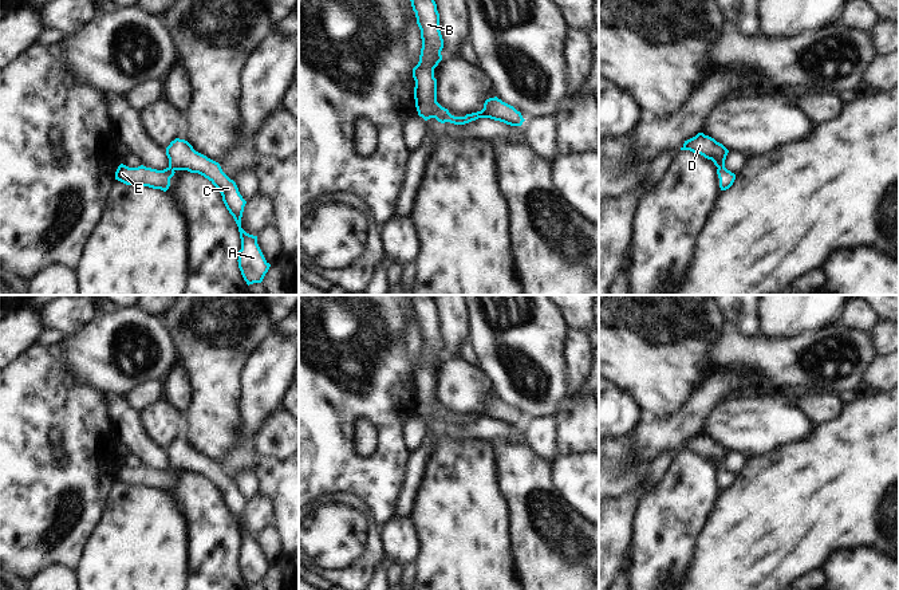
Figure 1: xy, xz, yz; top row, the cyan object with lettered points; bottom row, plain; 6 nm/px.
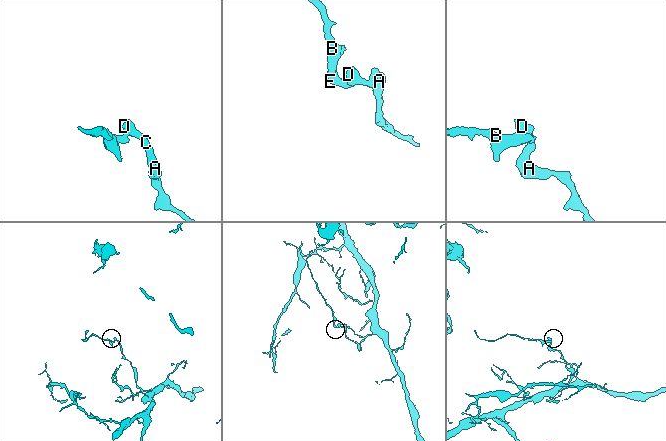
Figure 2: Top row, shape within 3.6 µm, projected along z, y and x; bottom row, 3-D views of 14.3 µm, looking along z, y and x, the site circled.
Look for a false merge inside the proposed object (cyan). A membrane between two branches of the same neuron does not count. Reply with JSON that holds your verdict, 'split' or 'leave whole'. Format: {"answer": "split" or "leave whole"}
{"answer": "leave whole"}

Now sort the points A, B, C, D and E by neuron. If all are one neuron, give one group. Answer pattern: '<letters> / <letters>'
A B C D E

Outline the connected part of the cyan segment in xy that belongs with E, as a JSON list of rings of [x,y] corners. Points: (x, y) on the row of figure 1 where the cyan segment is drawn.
[[[176,138],[166,148],[169,166],[163,170],[146,168],[129,168],[121,164],[115,172],[115,180],[134,186],[149,186],[166,192],[170,186],[170,178],[177,170],[188,170],[198,173],[208,178],[221,193],[222,201],[233,216],[241,239],[241,249],[238,251],[238,268],[247,284],[261,283],[271,264],[265,260],[259,244],[257,236],[247,233],[241,228],[241,217],[247,201],[238,192],[233,180],[230,180],[221,169],[220,164],[196,152],[193,146],[185,141]]]

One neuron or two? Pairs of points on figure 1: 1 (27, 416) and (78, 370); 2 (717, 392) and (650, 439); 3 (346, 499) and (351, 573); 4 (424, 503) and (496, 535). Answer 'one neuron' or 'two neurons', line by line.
1: two neurons
2: one neuron
3: one neuron
4: one neuron

